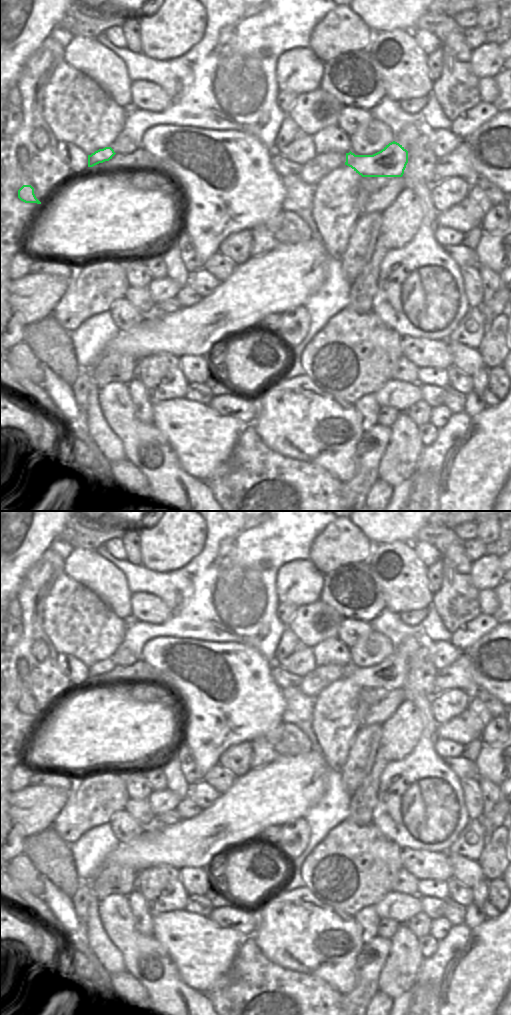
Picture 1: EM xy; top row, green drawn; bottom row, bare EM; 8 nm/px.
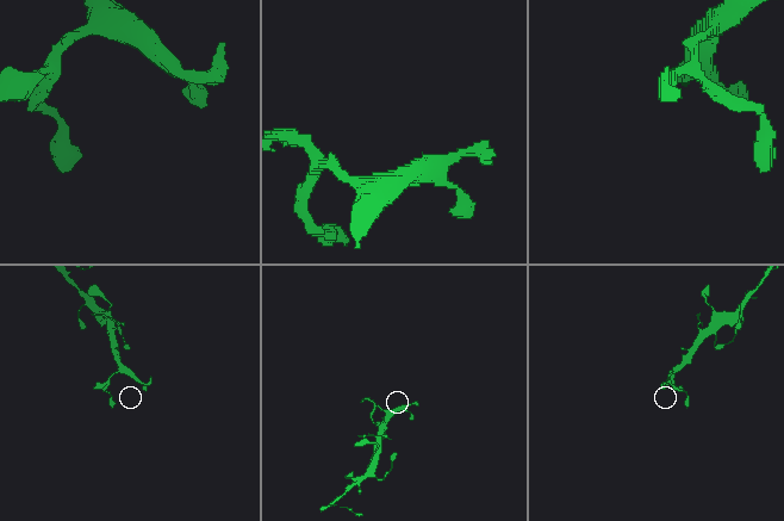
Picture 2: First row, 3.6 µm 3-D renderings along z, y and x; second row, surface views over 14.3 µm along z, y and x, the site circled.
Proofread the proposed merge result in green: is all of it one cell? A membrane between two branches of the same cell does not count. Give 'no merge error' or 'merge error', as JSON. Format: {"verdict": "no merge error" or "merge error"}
{"verdict": "no merge error"}

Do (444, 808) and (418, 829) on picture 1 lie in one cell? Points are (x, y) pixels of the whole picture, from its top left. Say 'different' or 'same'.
same

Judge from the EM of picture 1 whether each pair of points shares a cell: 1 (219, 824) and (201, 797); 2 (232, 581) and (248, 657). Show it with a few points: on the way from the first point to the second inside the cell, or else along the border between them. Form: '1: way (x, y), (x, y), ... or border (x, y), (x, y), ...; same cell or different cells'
1: border (220, 795), (210, 806), (202, 811); different cells
2: border (222, 642), (240, 642), (252, 646), (264, 658); different cells

